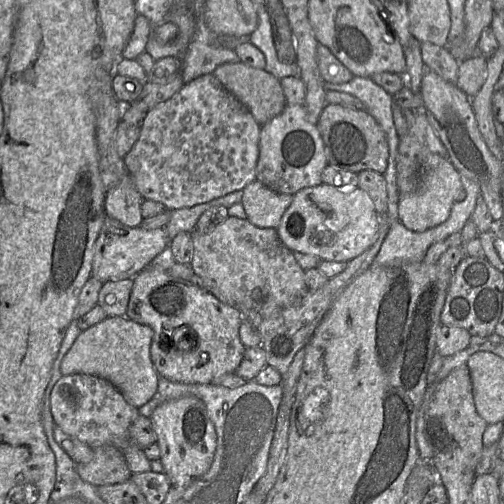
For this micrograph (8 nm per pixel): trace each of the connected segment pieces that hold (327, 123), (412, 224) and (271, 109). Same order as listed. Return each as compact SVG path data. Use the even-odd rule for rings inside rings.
M326 103L316 124L324 142L329 164L355 173L374 170L384 174L389 158L387 136L376 119L366 110Z
M423 154L417 189L401 195L398 207L399 220L409 230L416 232L433 228L448 219L451 208L456 202L456 195L461 189L463 189L461 174L448 157L438 154Z
M239 61L223 63L212 74L250 110L255 120L261 126L279 115L287 104L280 80L264 69L253 68Z

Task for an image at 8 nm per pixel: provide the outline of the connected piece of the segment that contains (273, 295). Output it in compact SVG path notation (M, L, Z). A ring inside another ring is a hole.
M229 216L223 223L218 225L208 234L200 234L196 230L192 232L194 243L194 256L191 267L195 276L200 279L204 289L212 293L216 298L225 304L238 308L239 306L251 307L257 310L262 318L270 318L276 316L284 307L292 304L308 289L305 281L305 270L297 263L294 253L280 239L278 231L275 228L260 228L253 225L248 219L240 219Z

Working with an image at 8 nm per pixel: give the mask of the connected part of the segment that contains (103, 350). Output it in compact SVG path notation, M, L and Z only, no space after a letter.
M108 317L82 331L60 364L62 375L87 374L112 383L131 406L139 409L156 394L159 374L151 360L153 330L127 317Z

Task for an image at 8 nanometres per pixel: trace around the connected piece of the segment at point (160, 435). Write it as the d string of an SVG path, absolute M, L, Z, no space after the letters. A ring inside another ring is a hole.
M186 396L164 402L153 411L150 420L160 447L164 473L172 486L188 485L209 470L216 452L217 435L201 399Z

